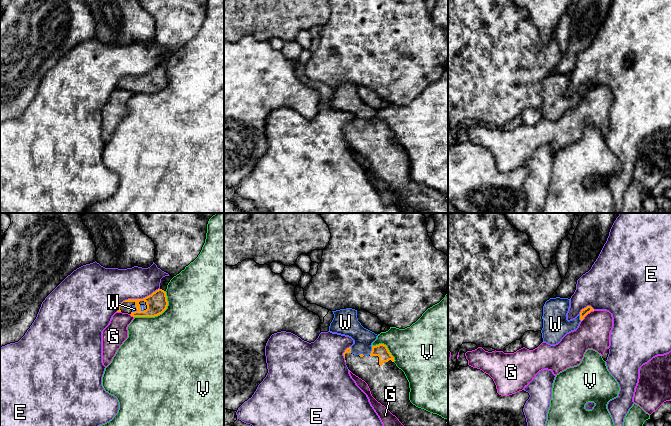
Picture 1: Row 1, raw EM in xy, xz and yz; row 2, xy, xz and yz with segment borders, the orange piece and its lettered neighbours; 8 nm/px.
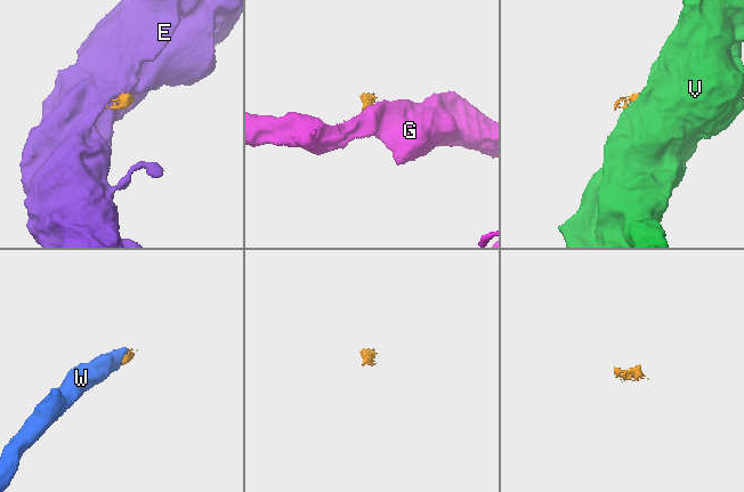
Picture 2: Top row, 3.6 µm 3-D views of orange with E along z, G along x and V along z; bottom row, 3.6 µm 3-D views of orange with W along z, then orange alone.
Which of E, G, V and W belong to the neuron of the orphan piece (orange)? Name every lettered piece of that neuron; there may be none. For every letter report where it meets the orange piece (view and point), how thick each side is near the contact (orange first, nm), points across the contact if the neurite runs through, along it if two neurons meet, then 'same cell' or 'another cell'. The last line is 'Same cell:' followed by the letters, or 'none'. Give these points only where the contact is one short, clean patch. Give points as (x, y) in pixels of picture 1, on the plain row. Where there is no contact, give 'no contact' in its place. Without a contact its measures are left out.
E: contact xy (135, 75); calibres 170 and 320 nm; border xy (159, 64), (142, 74), (123, 76), (116, 87); another cell
G: contact yz (587, 89); calibres 60 and 260 nm; border yz (594, 86), (591, 86), (581, 97); another cell
V: contact xy (158, 90); calibres 170 and 480 nm; border xy (166, 68), (167, 83), (161, 89), (154, 92), (134, 93); another cell
W: contact xz (372, 126); calibres 110 and 160 nm; same cell
Same cell: W

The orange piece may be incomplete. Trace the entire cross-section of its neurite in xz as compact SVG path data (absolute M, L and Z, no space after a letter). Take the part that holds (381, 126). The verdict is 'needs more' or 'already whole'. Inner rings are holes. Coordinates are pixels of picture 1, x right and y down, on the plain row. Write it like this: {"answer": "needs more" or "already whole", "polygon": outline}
{"answer": "needs more", "polygon": "M352 84L332 87L334 94L329 107L354 116L354 120L343 129L348 145L364 156L372 172L384 181L399 197L408 204L408 213L448 213L448 198L437 190L430 189L413 181L409 176L409 158L404 148L394 139L394 133L384 120L373 122L377 110L364 104L357 94L357 86Z"}

